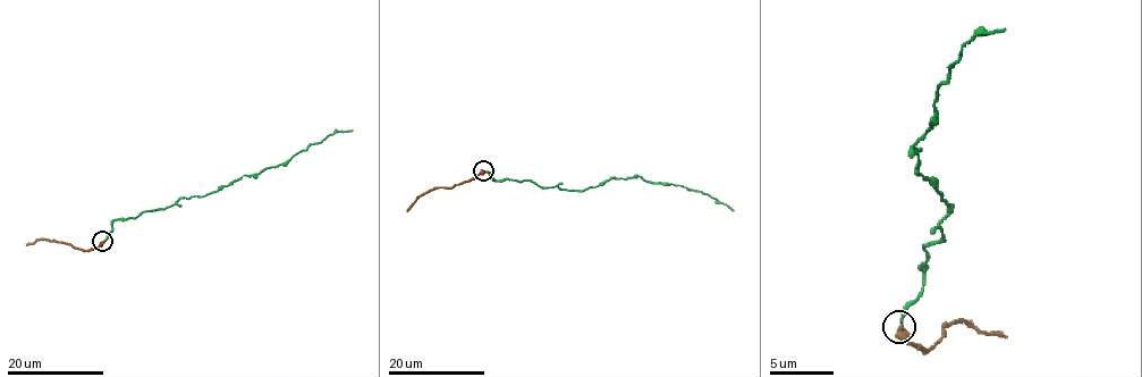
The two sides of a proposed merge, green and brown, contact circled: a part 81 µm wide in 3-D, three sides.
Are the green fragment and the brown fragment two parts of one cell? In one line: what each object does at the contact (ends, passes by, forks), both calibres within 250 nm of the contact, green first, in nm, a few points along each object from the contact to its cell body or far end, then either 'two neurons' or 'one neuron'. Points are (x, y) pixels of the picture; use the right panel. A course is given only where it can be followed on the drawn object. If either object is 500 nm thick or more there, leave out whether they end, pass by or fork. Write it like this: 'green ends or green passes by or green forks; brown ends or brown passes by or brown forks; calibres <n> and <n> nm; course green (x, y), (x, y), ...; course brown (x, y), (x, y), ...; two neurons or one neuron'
calibres 80 and 500 nm; course green (899, 326), (952, 207), (912, 145), (961, 49), (1006, 30); course brown (899, 326), (910, 342), (925, 351), (945, 332), (941, 329), (954, 323), (971, 323), (983, 332), (1006, 335); two neurons

